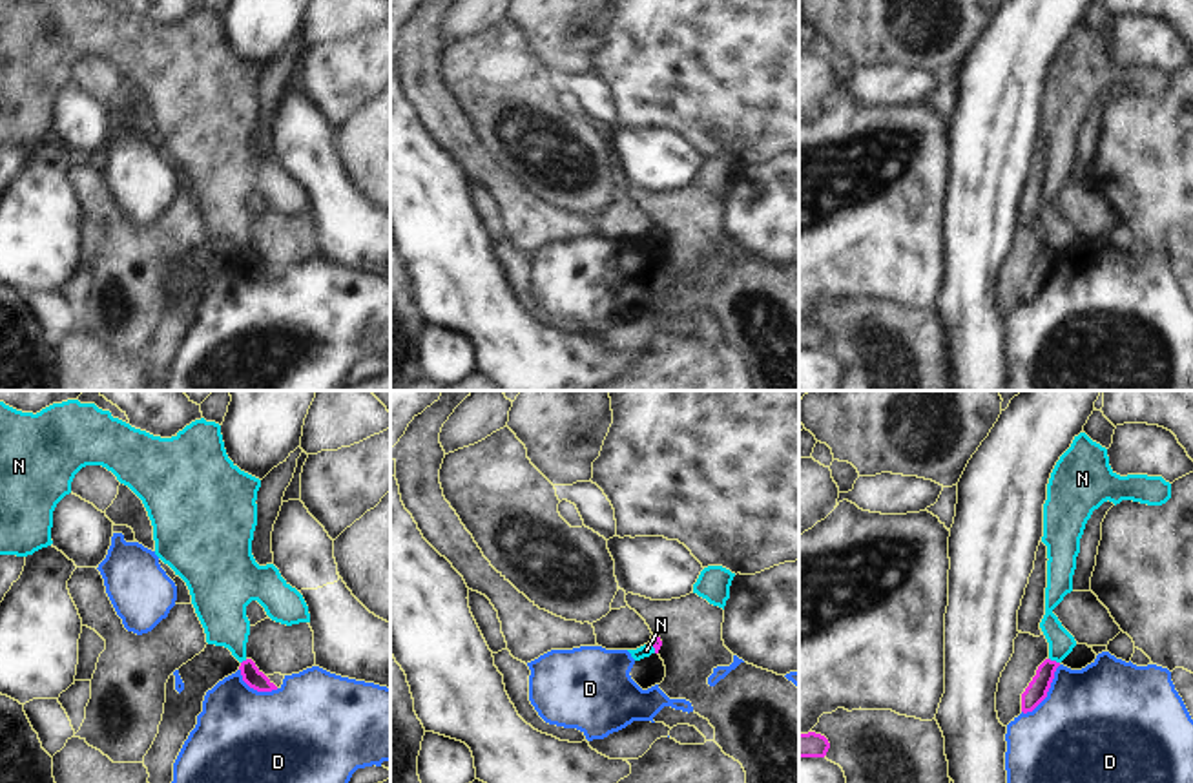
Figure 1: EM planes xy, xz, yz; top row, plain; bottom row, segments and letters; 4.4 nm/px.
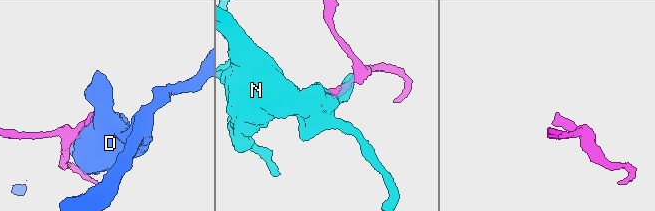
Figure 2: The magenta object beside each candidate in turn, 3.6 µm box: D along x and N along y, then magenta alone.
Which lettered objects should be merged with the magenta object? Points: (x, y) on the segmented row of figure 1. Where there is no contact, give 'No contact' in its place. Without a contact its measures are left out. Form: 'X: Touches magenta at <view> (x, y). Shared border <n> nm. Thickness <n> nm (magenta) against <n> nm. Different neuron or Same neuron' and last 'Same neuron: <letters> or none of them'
D: Touches magenta at yz (1047, 690). Shared border 280 nm. Thickness 90 nm (magenta) against 480 nm. Different neuron
N: Touches magenta at yz (1055, 661). Shared border 50 nm. Thickness 90 nm (magenta) against 110 nm. Different neuron
Same neuron: none of them.

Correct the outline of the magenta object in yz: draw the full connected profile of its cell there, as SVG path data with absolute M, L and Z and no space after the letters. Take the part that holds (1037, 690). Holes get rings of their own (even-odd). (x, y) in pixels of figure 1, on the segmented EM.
M1045 659L1038 670L1025 692L1022 694L1022 712L1032 712L1045 697L1051 688L1051 683L1054 679L1054 672L1060 666L1060 663Z

